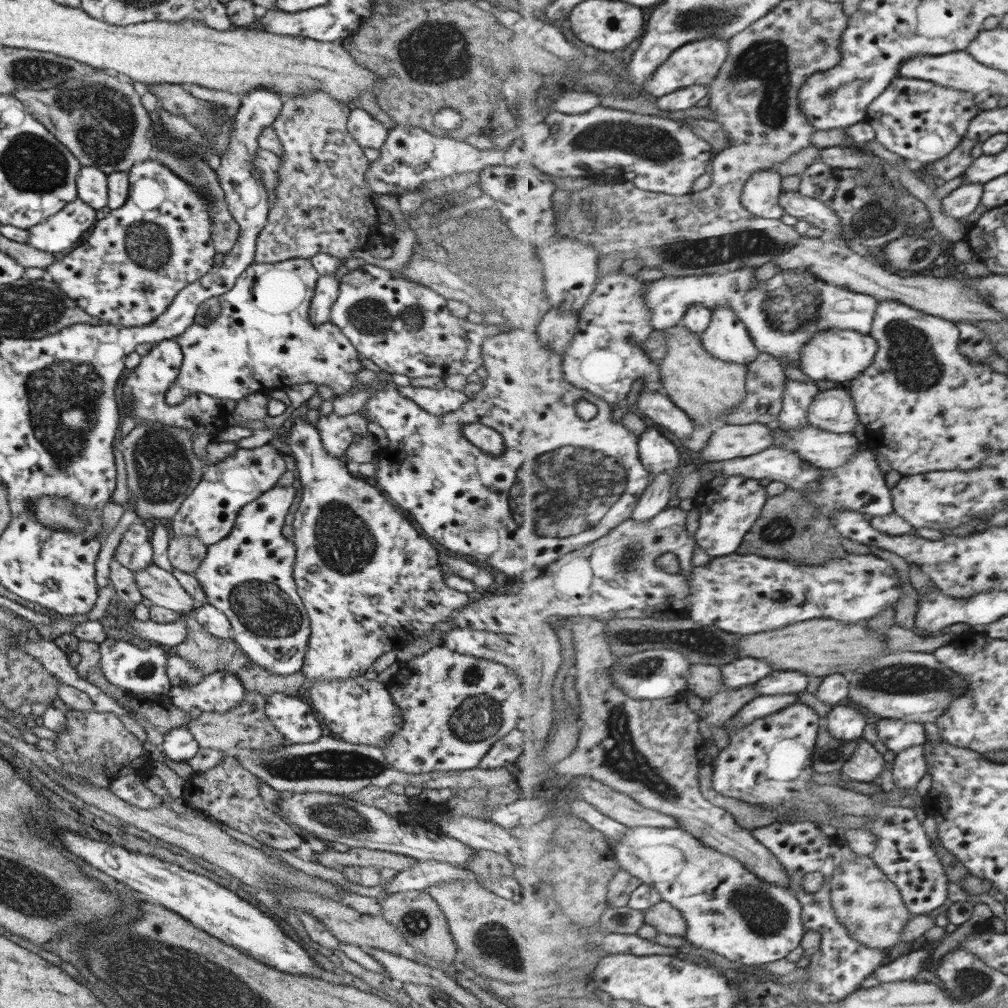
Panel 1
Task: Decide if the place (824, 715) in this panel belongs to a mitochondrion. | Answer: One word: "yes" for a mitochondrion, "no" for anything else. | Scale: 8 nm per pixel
no

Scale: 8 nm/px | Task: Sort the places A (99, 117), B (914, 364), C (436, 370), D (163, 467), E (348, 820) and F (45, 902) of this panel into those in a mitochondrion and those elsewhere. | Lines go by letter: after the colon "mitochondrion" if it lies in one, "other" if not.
A: mitochondrion
B: mitochondrion
C: other
D: mitochondrion
E: mitochondrion
F: mitochondrion

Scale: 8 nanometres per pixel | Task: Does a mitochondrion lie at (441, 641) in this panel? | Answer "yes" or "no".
no

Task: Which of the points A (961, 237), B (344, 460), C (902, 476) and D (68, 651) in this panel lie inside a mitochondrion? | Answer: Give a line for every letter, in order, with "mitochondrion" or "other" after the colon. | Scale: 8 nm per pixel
A: other
B: other
C: other
D: other

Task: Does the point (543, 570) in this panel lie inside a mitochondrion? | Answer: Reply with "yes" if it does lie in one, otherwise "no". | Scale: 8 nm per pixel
no

